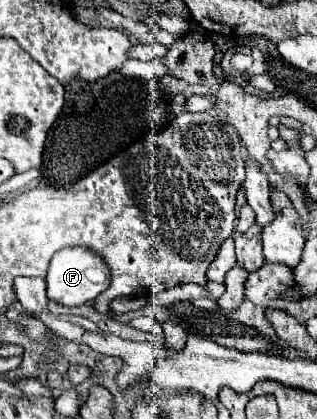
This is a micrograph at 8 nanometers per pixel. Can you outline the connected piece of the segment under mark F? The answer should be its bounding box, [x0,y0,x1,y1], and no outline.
[47,247,111,307]

